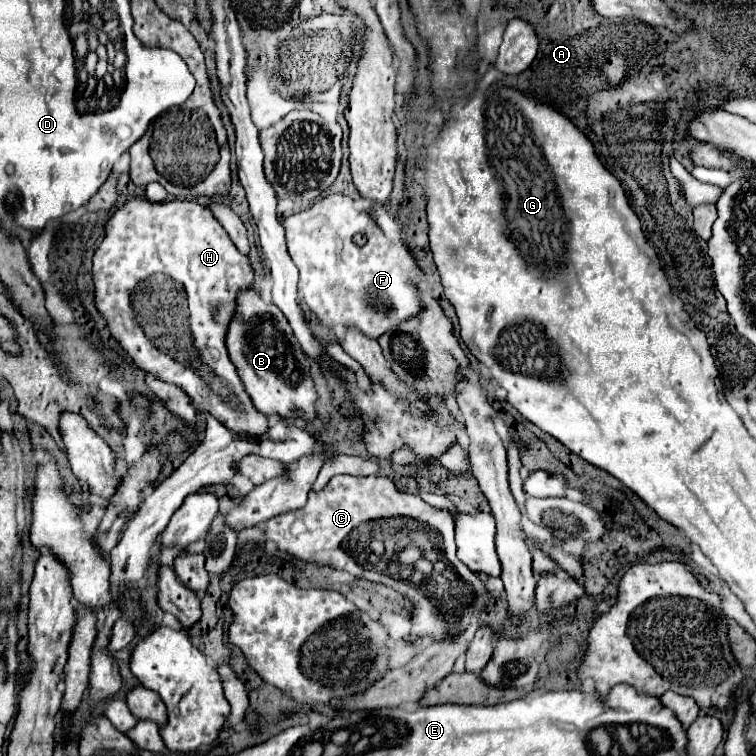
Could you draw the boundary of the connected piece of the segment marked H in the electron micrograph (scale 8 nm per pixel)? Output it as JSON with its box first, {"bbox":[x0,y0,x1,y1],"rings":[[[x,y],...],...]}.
{"bbox":[93,199,267,433],"rings":[[[187,199],[163,203],[127,201],[105,223],[105,239],[93,255],[93,281],[97,309],[103,313],[113,337],[139,369],[181,385],[197,409],[211,409],[235,433],[263,433],[267,417],[255,413],[223,345],[227,321],[235,313],[235,297],[239,289],[251,285],[253,269],[249,257],[235,247],[211,209]]]}

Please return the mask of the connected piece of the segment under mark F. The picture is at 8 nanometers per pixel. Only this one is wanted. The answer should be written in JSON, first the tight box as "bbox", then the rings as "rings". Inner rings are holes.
{"bbox":[283,195,423,339],"rings":[[[329,195],[309,209],[287,217],[283,223],[289,255],[299,269],[297,289],[319,323],[327,329],[335,325],[357,327],[363,335],[379,339],[389,329],[423,311],[419,297],[423,267],[405,243],[387,239],[375,221],[369,231],[361,231],[359,225],[365,225],[365,211],[359,211],[355,201],[345,195]],[[355,233],[367,235],[363,247],[355,245]]]}

